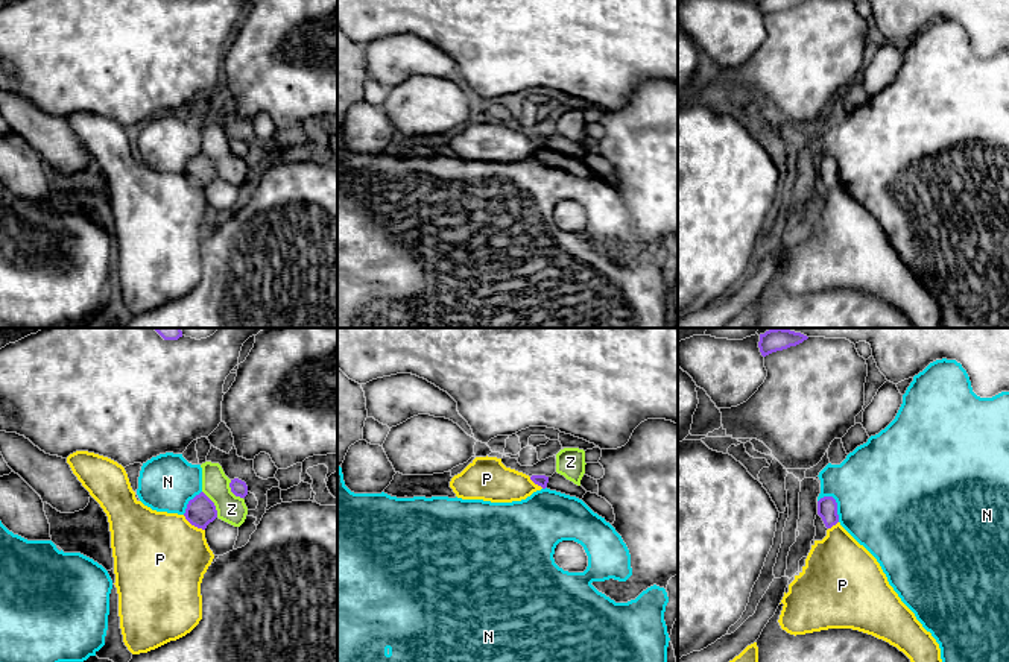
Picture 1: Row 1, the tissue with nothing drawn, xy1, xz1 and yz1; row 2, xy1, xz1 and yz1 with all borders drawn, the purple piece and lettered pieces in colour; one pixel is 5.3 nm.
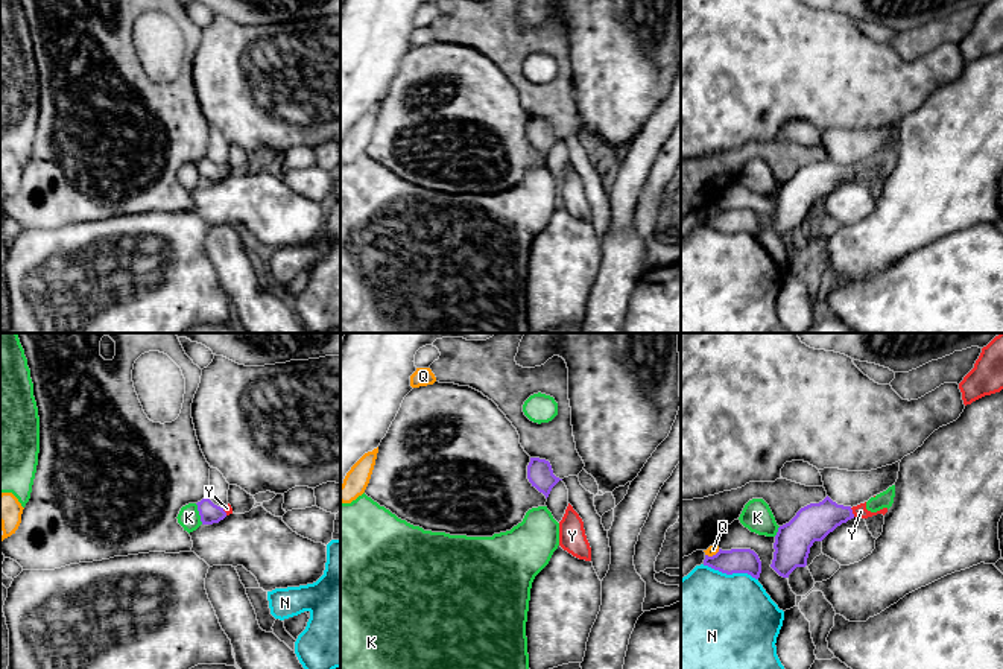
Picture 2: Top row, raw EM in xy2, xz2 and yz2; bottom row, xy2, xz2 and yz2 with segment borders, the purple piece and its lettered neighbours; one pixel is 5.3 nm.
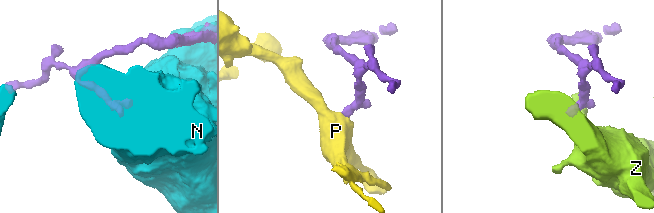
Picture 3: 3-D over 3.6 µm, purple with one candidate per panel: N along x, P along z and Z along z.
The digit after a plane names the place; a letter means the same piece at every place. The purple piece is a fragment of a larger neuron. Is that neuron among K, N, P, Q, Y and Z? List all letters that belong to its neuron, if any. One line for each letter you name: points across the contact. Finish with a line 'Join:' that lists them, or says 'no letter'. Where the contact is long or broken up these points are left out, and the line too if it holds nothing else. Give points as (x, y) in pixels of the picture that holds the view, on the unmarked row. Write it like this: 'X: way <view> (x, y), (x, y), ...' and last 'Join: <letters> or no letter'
Y: way yz2 (812, 183), (827, 174), (851, 172), (860, 171)
Join: Y

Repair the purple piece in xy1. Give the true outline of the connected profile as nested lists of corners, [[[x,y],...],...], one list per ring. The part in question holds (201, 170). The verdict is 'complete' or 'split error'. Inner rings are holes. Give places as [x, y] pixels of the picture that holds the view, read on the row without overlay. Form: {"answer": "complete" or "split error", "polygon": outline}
{"answer": "complete", "polygon": [[[201,152],[188,161],[184,176],[191,185],[205,190],[217,178],[217,170],[214,162]]]}

